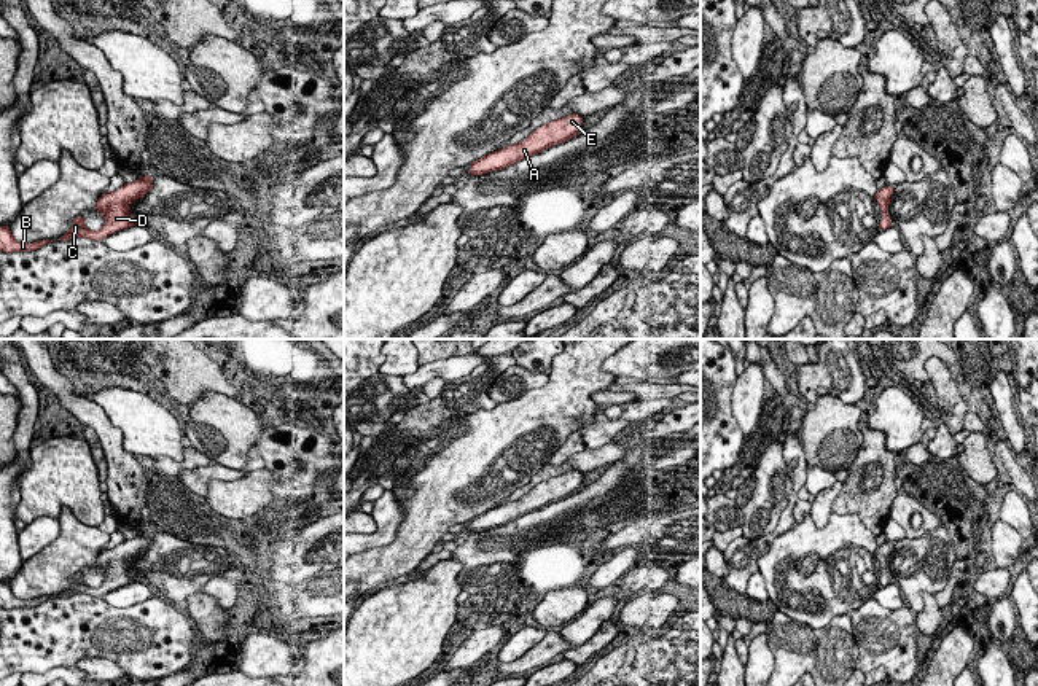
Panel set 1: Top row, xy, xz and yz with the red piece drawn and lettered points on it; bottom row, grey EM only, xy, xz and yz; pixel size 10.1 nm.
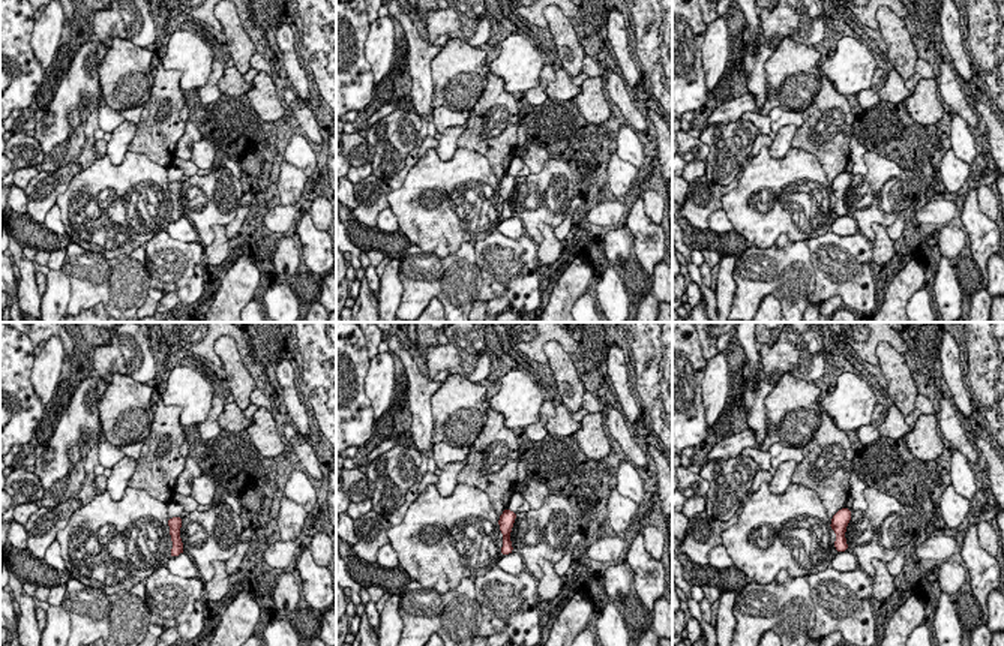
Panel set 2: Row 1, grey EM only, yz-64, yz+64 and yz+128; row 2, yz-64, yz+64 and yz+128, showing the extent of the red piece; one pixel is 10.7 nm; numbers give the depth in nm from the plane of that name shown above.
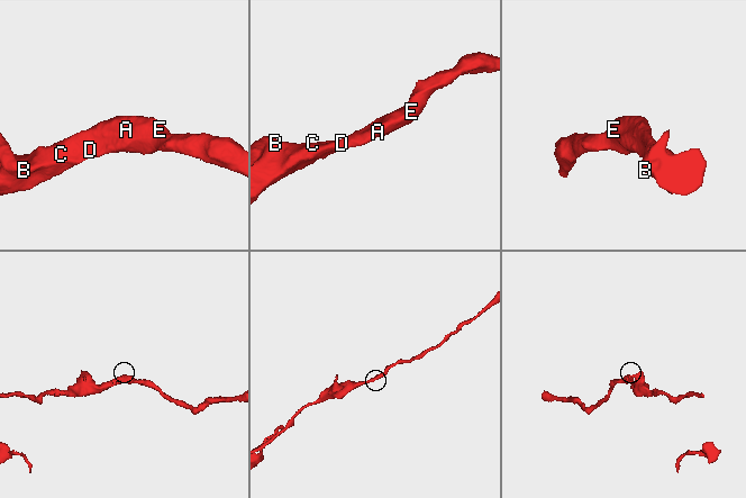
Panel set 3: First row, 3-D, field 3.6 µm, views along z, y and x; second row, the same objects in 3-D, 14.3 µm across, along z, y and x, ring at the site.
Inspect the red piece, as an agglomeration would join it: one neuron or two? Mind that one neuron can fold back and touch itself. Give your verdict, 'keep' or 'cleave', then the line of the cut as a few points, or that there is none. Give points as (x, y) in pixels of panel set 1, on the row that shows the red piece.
keep; cut none

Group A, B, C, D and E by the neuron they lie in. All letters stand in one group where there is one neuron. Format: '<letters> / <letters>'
A B C D E

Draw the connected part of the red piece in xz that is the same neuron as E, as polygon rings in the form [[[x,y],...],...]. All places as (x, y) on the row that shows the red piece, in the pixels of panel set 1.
[[[573,113],[562,119],[549,121],[537,127],[519,143],[492,151],[478,161],[473,161],[468,175],[482,175],[486,172],[501,170],[521,159],[544,151],[552,145],[562,143],[578,134],[583,119],[583,116]]]

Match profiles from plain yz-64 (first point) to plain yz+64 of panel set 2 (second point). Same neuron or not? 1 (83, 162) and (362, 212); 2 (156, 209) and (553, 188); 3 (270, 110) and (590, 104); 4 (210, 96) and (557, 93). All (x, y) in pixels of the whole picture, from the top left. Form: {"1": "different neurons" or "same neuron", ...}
{"1": "same neuron", "2": "different neurons", "3": "same neuron", "4": "different neurons"}

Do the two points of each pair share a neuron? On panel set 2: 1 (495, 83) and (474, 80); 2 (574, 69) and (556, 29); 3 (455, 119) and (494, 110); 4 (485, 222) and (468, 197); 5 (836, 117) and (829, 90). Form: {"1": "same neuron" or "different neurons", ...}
{"1": "different neurons", "2": "same neuron", "3": "different neurons", "4": "same neuron", "5": "same neuron"}

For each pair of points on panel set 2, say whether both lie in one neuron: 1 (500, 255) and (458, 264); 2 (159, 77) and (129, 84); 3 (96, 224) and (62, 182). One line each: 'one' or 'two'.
1: two
2: two
3: two

